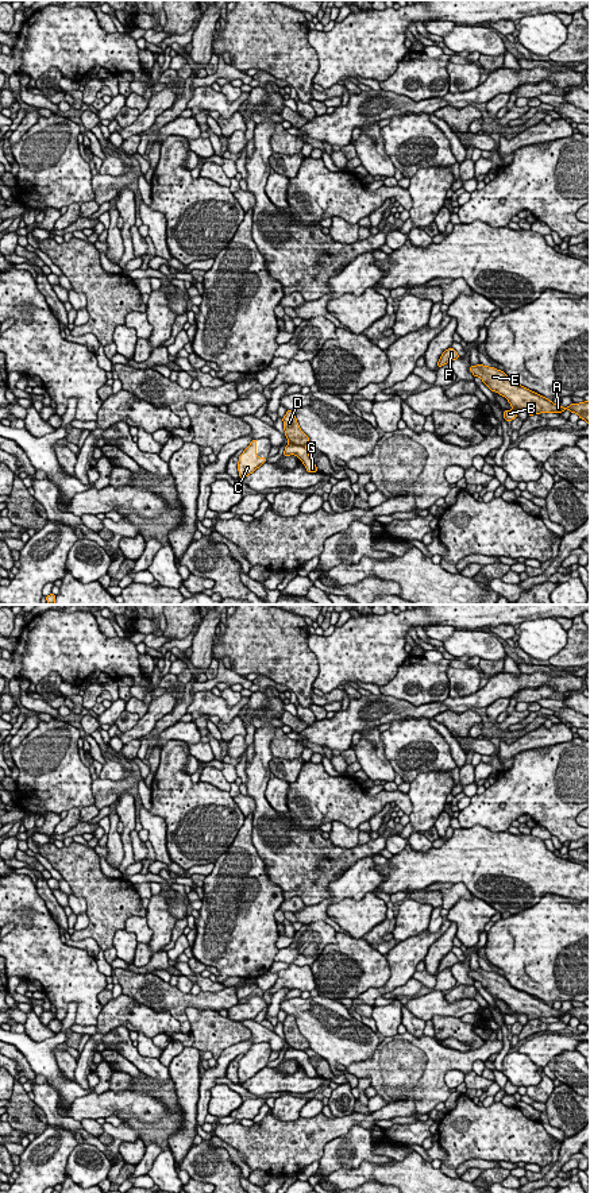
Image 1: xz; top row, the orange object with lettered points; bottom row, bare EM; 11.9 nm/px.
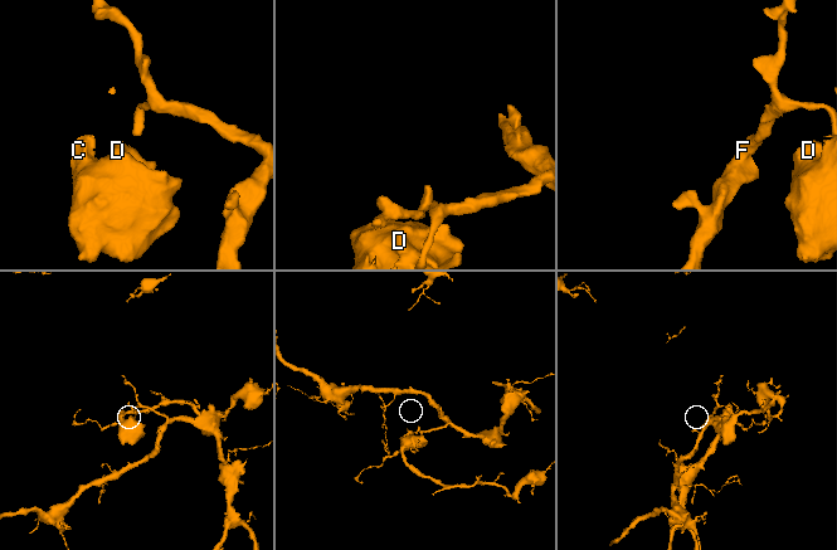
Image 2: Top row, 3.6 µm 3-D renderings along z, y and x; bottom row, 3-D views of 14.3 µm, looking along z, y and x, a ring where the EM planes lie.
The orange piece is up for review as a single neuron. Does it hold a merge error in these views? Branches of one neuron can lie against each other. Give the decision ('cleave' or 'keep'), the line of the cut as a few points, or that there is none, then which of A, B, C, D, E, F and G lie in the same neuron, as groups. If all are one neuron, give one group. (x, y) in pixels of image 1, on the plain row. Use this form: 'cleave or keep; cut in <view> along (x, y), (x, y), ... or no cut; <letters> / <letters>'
cleave; cut in xz along (289, 1046), (304, 1051); A B E F G / C D

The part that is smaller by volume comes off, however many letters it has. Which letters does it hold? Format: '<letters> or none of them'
C, D

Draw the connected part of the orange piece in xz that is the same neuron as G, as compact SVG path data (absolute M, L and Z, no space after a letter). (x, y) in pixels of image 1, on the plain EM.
M289 1047L285 1051L284 1061L296 1059L305 1070L308 1077L316 1077L317 1072L315 1066L309 1062L309 1057L302 1050L296 1050Z

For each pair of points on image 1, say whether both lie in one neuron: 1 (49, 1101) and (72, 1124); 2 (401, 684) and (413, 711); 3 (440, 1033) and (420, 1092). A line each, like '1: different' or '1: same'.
1: same
2: different
3: different

